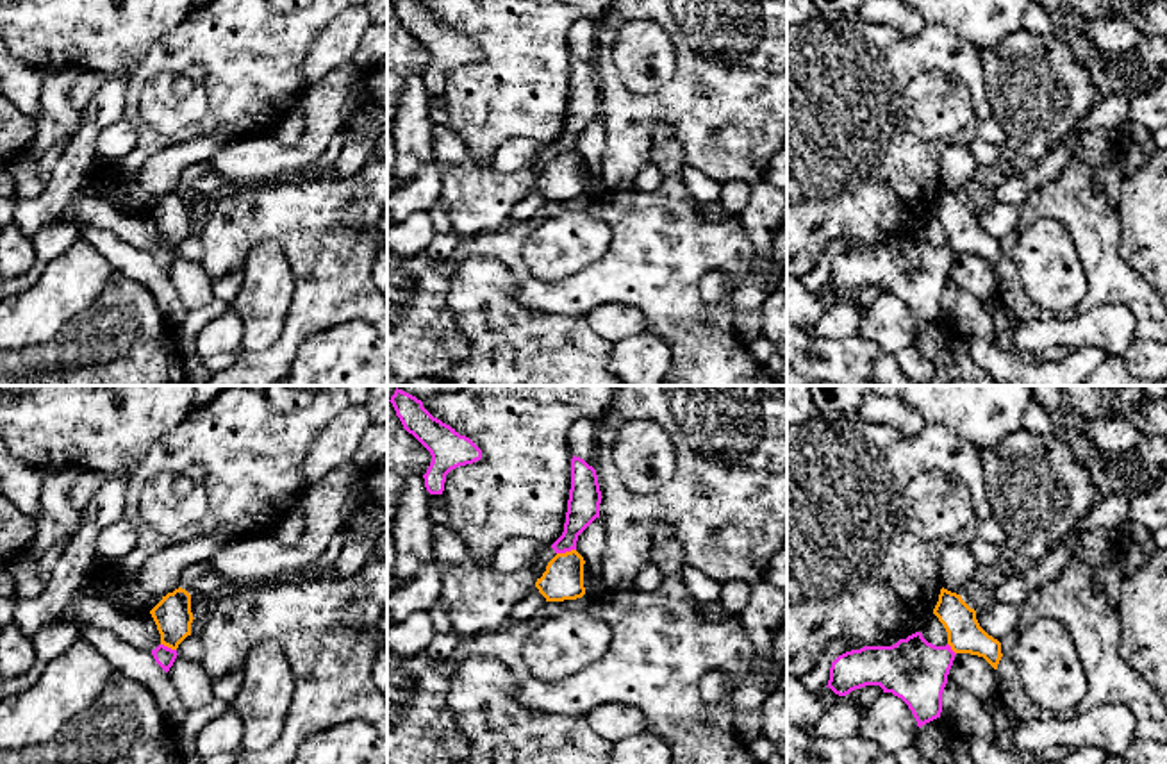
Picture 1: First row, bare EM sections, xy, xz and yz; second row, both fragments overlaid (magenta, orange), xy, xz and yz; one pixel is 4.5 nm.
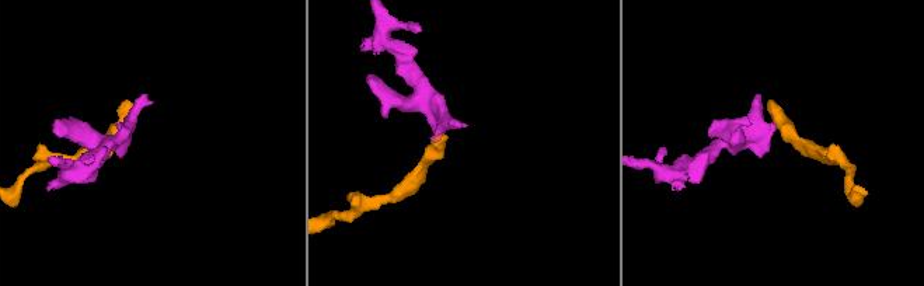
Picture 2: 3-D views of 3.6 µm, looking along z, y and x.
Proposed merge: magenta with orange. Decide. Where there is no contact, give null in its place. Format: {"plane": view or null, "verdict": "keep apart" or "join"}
{"plane": "xz", "verdict": "keep apart"}

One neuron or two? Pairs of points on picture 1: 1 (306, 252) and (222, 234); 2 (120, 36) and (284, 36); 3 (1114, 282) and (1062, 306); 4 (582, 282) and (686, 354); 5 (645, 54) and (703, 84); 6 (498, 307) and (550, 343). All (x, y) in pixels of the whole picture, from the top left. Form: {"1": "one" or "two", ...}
{"1": "one", "2": "two", "3": "two", "4": "one", "5": "two", "6": "one"}

